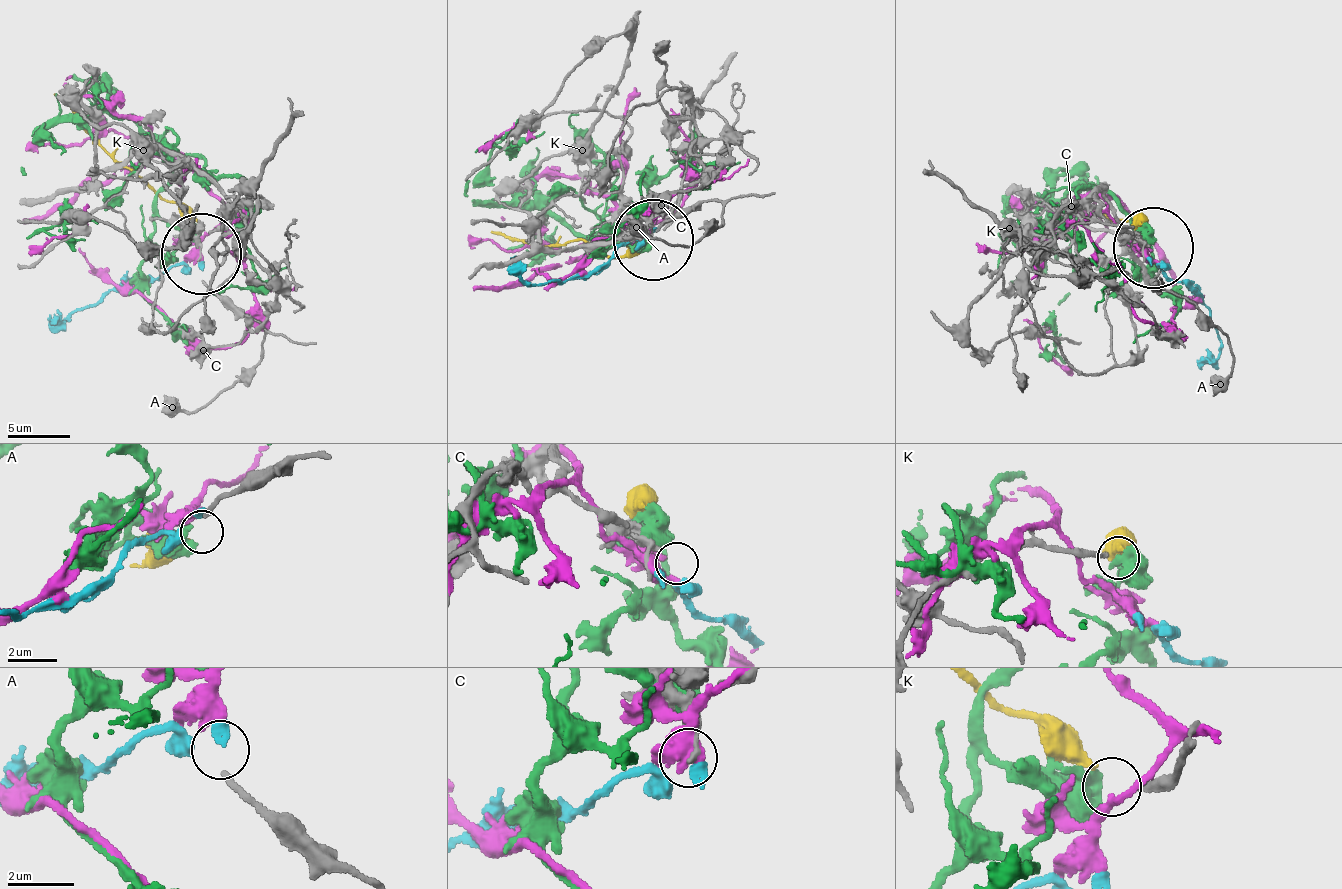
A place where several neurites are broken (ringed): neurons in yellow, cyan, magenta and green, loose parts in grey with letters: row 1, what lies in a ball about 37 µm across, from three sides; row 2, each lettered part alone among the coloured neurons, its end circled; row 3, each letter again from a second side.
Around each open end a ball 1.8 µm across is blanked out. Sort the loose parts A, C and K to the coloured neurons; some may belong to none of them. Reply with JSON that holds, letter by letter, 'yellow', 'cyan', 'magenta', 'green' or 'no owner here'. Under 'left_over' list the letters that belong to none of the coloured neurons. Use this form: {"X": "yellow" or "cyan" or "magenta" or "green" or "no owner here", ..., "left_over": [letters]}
{"A": "no owner here", "C": "cyan", "K": "yellow", "left_over": ["A"]}

